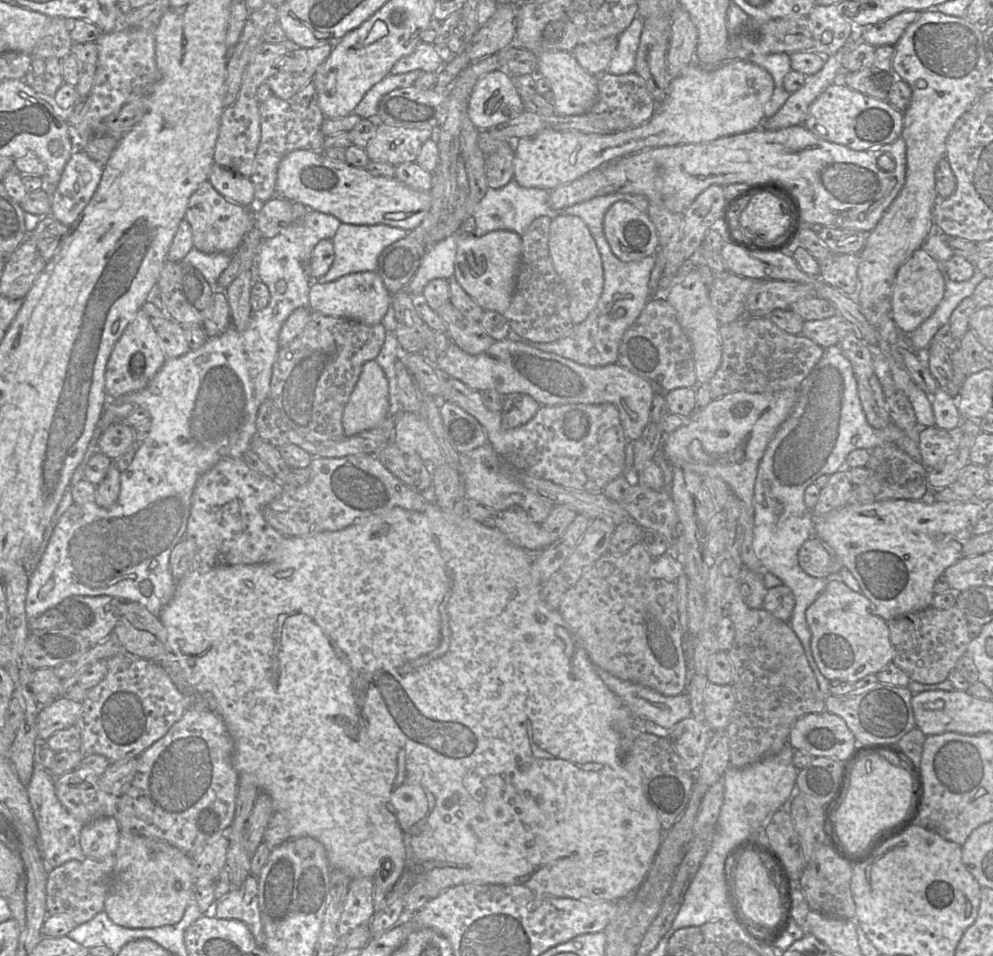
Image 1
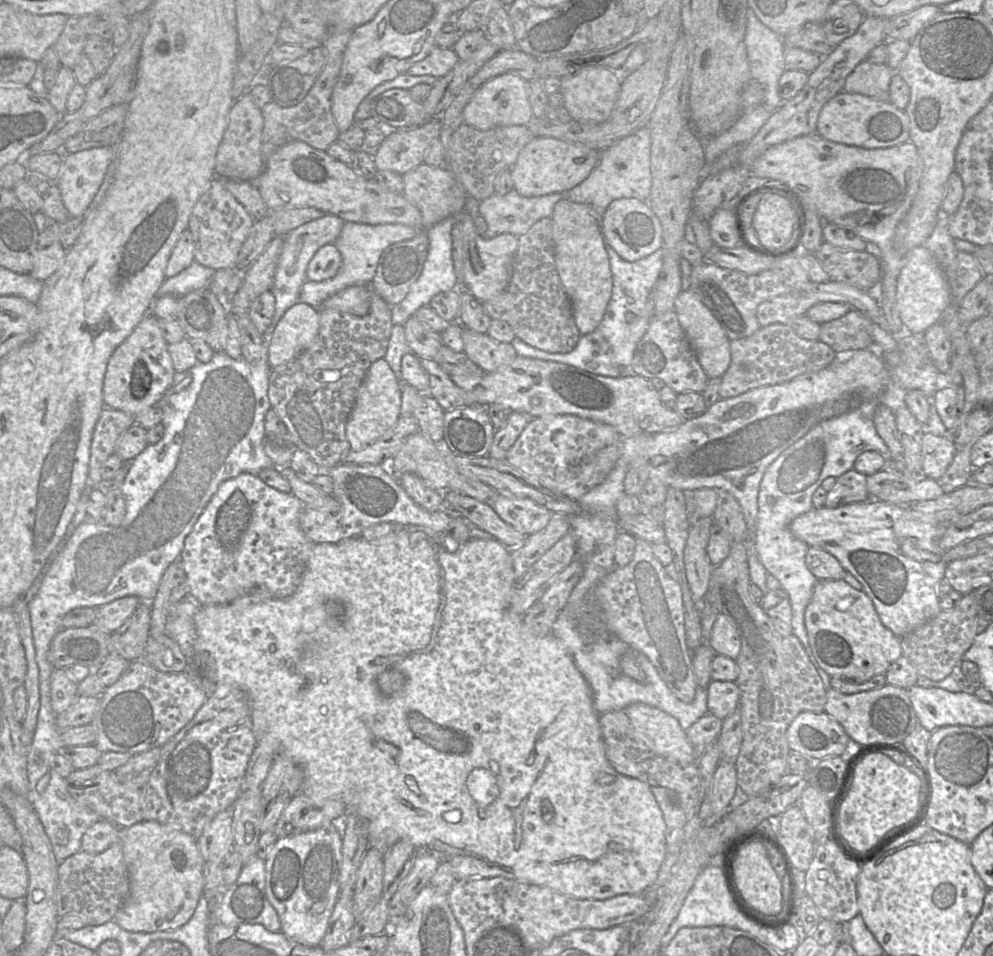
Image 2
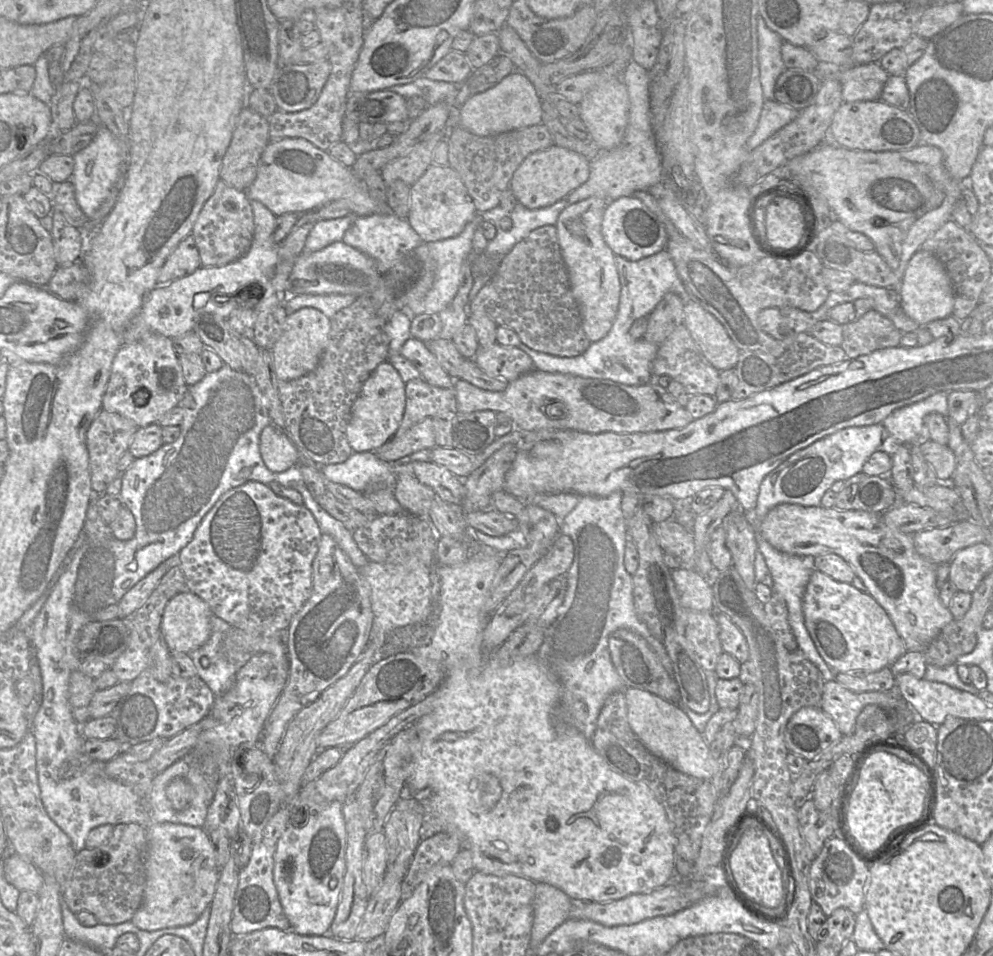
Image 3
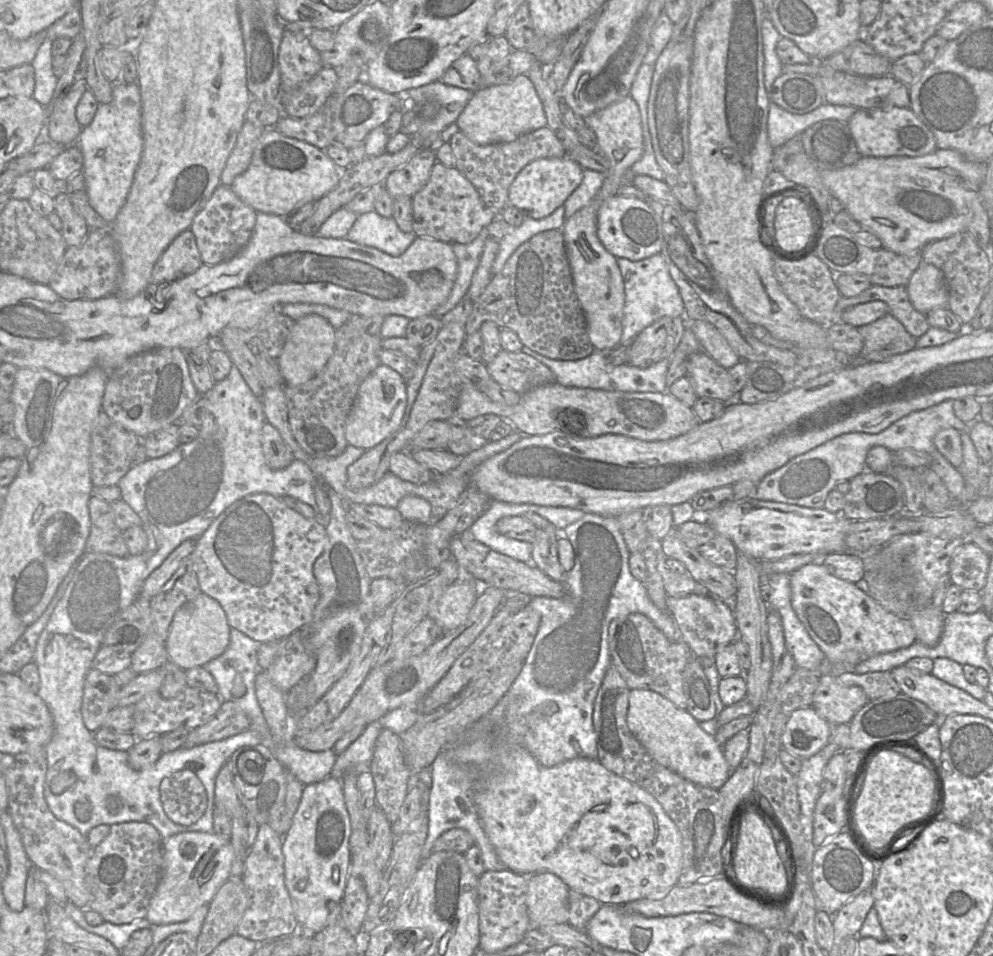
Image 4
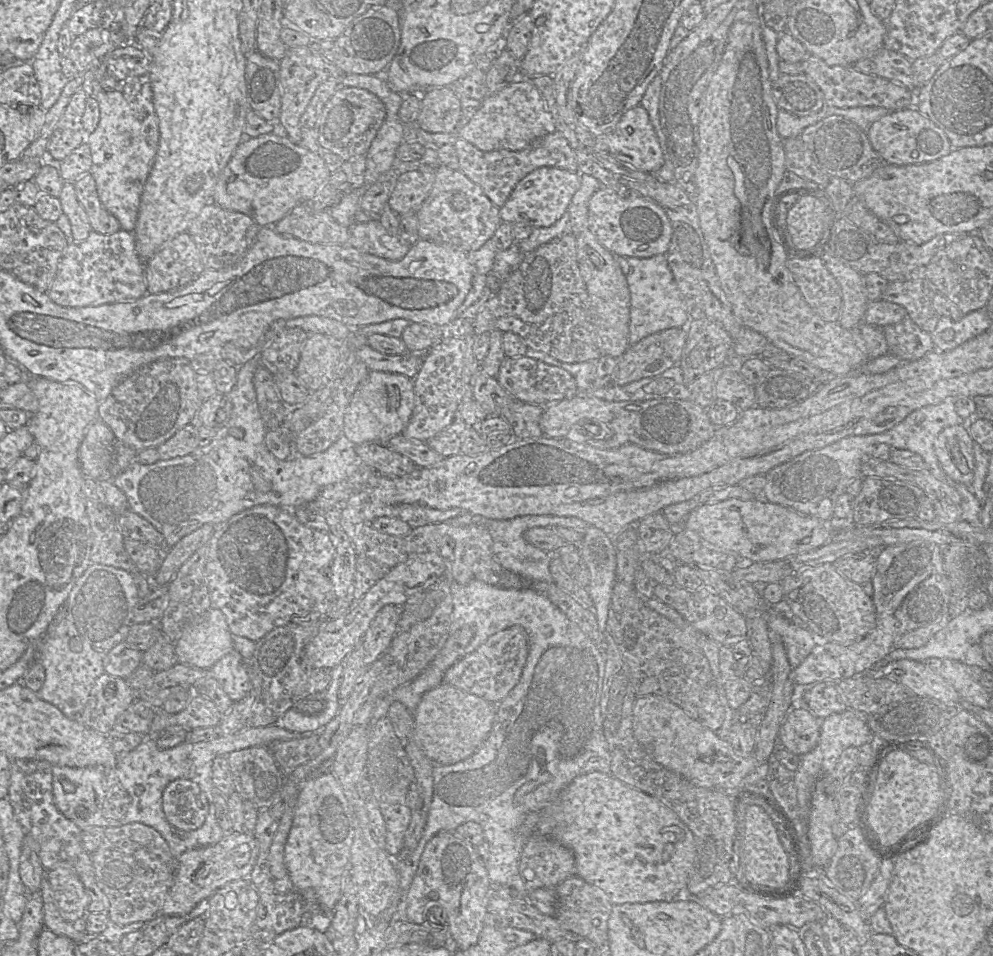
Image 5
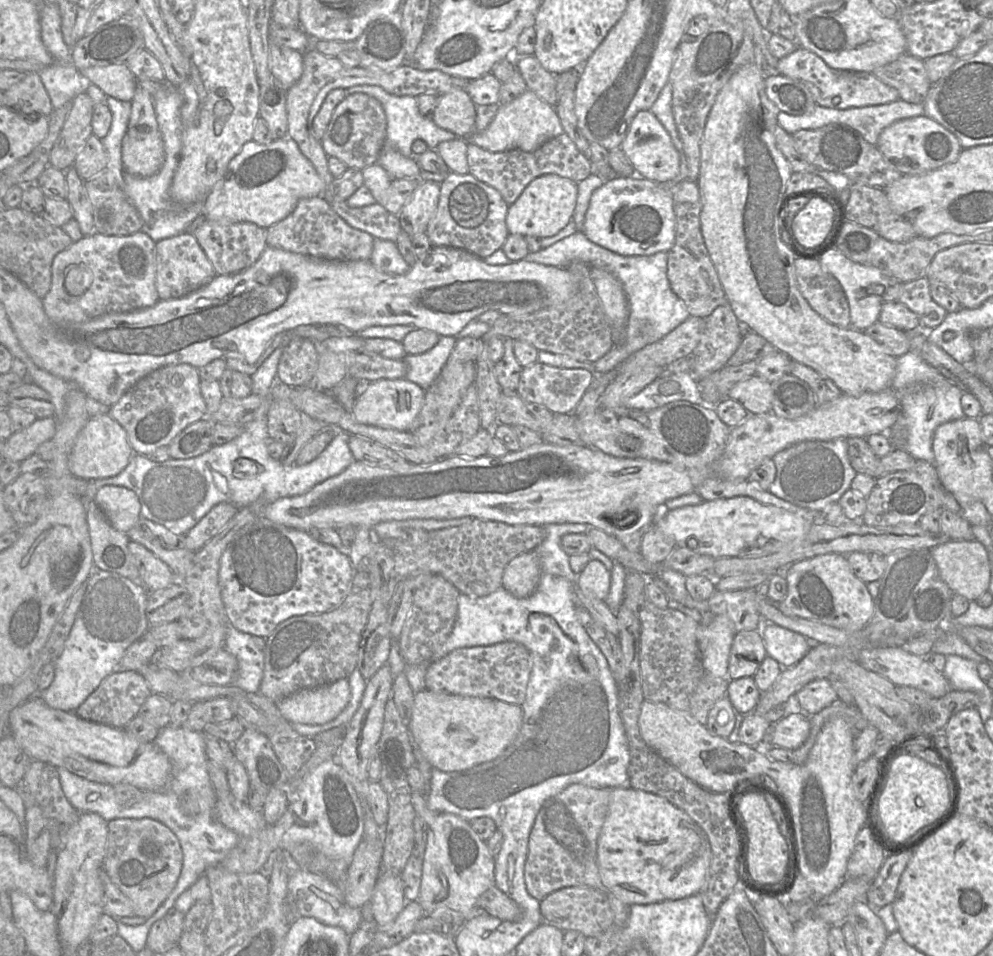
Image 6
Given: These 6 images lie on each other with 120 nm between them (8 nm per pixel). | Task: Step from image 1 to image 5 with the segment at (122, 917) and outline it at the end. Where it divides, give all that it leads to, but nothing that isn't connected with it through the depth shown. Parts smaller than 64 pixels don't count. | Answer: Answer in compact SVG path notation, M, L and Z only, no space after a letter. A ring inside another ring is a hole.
M226 832L218 843L186 851L177 859L174 883L161 908L160 915L185 915L203 899L224 885L248 877L258 858L257 839L253 833Z

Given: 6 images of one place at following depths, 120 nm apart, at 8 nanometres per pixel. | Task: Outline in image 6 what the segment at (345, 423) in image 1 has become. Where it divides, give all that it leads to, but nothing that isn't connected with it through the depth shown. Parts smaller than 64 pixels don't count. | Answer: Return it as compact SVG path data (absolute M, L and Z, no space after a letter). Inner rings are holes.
M405 377L379 379L364 384L351 410L354 418L366 425L410 431L424 403L425 390Z

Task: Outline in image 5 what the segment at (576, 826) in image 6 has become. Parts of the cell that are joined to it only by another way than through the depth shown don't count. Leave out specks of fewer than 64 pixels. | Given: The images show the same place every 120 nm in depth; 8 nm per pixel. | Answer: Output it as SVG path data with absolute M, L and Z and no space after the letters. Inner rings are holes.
M535 832L524 846L519 871L528 892L555 888L576 875L575 857L557 840Z

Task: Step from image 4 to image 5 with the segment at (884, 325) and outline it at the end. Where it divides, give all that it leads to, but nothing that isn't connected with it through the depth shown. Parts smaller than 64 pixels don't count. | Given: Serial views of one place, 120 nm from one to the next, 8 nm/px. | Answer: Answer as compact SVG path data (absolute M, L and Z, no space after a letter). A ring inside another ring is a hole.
M909 317L885 326L882 332L888 345L888 354L902 362L915 361L935 350L931 333L921 330Z

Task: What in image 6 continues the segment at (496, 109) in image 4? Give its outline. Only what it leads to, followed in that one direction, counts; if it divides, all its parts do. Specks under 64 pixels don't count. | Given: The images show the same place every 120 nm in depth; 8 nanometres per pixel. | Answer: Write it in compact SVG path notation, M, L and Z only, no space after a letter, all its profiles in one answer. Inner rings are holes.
M527 89L511 102L500 105L497 114L486 129L474 132L465 139L468 140L468 143L474 143L490 152L513 149L532 152L563 132L564 129L555 108L539 98L533 91Z

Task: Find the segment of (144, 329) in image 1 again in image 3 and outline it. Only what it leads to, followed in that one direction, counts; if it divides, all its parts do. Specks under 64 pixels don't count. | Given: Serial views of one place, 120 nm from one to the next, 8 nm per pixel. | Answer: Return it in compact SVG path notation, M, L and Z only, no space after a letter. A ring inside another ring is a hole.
M152 331L145 333L135 342L123 344L112 361L110 377L102 399L102 409L118 413L132 420L138 427L156 423L165 412L178 405L188 388L178 356L171 338Z

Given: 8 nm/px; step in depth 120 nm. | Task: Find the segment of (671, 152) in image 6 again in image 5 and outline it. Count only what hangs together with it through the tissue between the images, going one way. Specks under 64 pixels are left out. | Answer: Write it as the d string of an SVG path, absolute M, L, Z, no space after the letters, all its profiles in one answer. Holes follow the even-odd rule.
M640 104L623 114L604 141L615 157L638 170L655 174L665 163L649 115Z

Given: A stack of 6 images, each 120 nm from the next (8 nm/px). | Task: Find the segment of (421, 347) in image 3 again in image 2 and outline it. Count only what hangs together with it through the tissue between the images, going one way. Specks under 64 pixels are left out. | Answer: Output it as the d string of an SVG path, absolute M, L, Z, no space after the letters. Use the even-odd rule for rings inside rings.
M420 358L420 361L429 375L428 393L438 401L444 410L474 405L466 392L458 387L450 375L433 359Z

